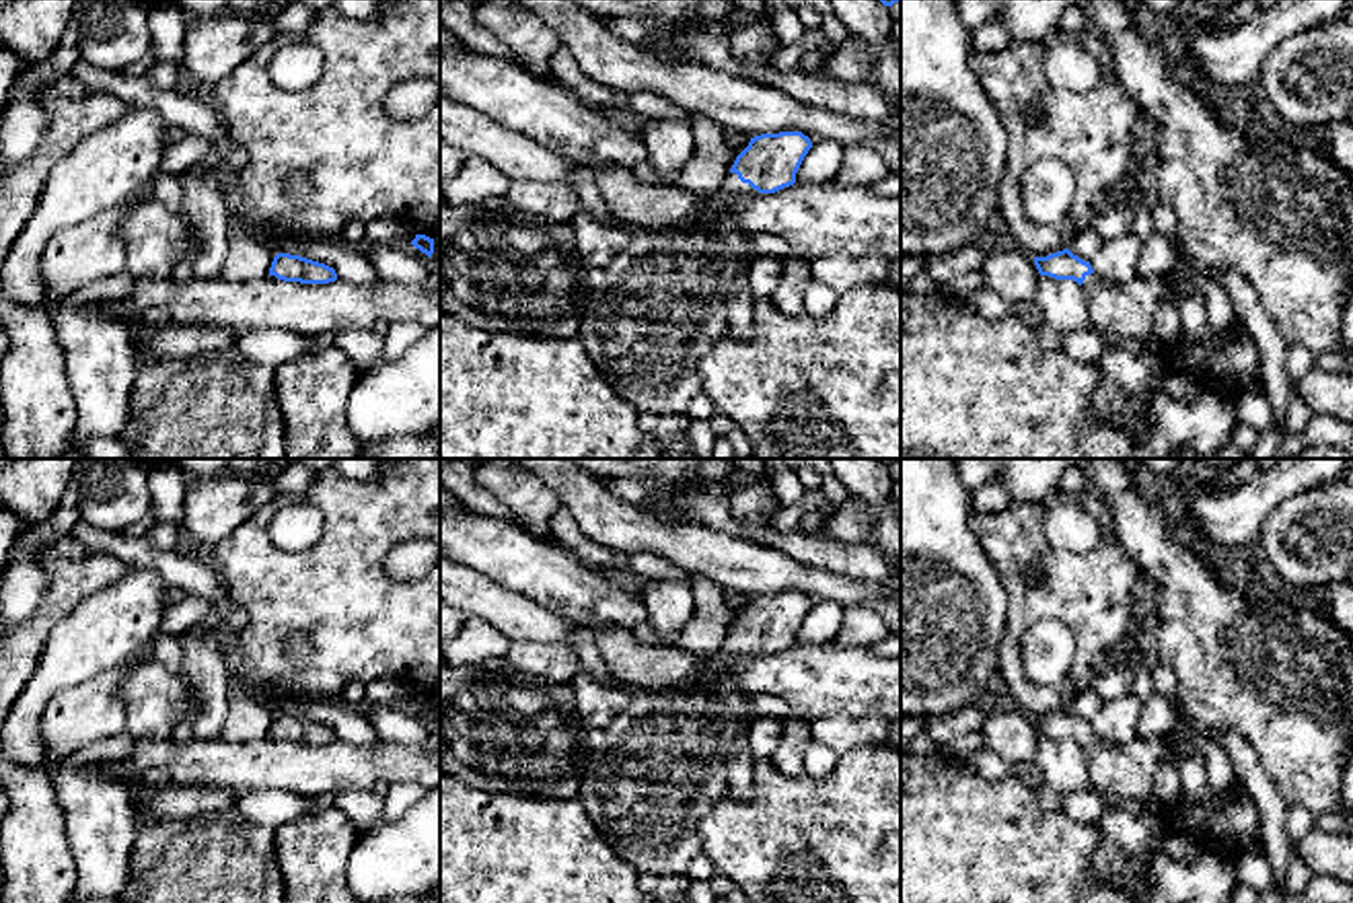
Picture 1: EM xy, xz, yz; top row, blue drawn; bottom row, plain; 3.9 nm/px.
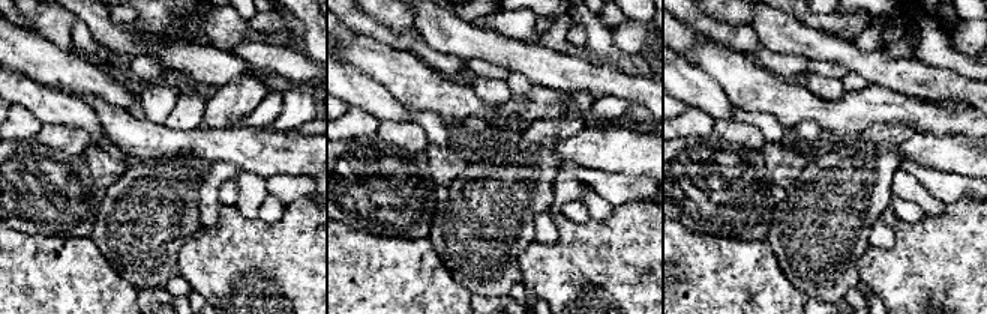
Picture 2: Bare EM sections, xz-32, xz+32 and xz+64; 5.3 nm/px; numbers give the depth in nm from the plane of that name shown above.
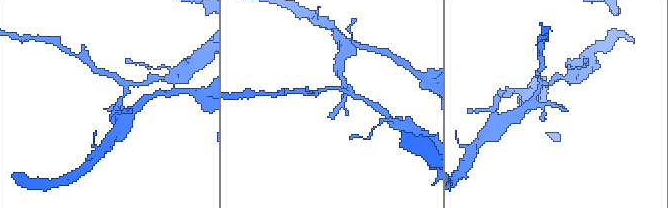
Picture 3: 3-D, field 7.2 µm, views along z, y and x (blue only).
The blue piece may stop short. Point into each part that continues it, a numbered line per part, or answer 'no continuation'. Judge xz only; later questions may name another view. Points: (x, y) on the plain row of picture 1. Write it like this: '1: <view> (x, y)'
1: xz (733, 648)

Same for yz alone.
1: yz (1125, 772)

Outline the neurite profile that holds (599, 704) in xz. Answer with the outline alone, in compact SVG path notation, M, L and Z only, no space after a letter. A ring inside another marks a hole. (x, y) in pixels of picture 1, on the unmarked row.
M584 669L570 681L576 689L576 706L588 730L607 728L637 693L625 683L605 685Z

